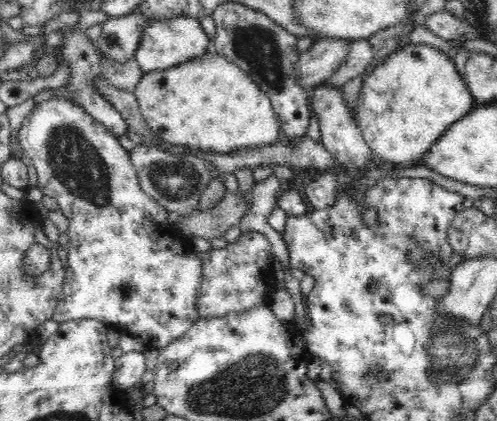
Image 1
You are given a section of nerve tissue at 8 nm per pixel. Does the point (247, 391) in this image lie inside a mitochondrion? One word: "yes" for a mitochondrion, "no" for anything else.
yes

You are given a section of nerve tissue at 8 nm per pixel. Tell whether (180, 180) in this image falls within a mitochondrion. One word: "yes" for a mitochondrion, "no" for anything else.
yes

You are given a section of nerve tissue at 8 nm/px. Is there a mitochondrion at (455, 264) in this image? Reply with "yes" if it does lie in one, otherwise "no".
no

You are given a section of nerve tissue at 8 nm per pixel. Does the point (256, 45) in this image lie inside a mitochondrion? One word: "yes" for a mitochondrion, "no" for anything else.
yes

